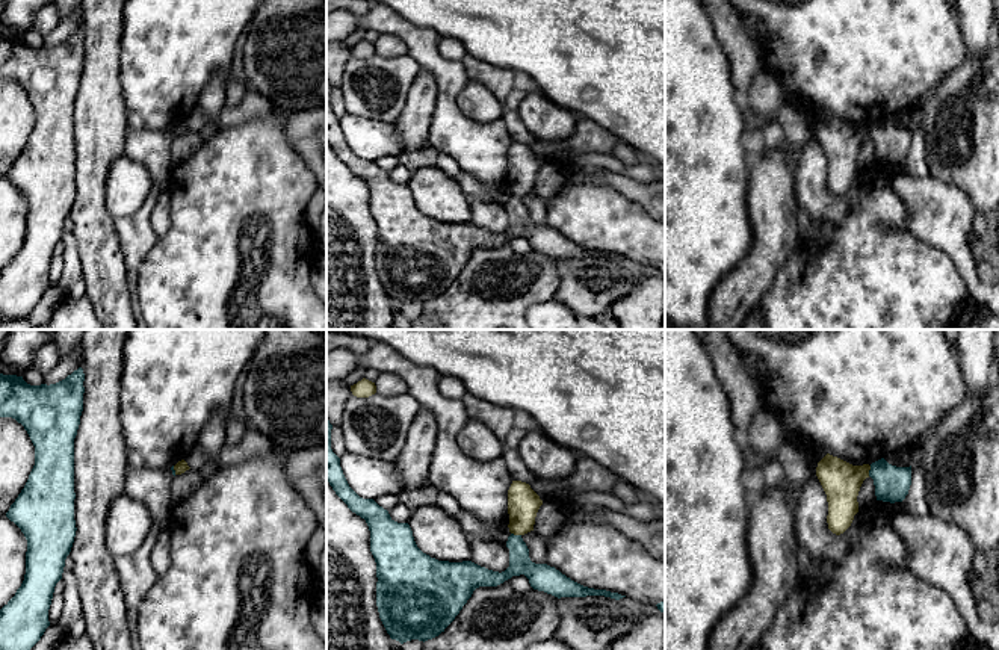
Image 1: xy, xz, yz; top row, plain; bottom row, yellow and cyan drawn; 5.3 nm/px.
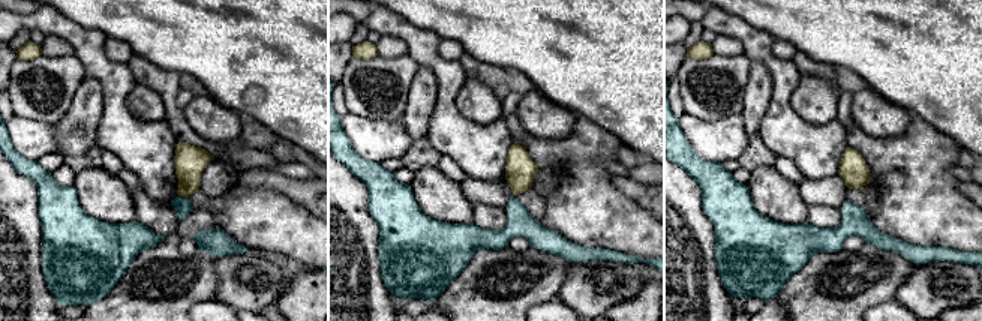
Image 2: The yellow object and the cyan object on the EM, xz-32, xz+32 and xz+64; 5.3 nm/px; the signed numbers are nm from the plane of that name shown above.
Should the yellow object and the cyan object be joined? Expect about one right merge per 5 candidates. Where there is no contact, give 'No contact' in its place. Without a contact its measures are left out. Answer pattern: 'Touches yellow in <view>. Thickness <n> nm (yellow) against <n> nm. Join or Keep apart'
Touches yellow in xz. Thickness 170 nm (yellow) against 120 nm. Keep apart

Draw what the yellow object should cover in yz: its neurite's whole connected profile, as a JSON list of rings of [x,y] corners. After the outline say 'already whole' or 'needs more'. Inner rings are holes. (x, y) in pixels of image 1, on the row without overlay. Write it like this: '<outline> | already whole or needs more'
[[[830,115],[818,124],[816,138],[827,156],[827,184],[833,195],[840,197],[851,187],[858,174],[857,157],[869,132],[869,125],[852,127]]] | already whole

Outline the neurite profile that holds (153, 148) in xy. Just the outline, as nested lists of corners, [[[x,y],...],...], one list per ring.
[[[128,130],[124,154],[148,168],[154,186],[166,187],[174,169],[171,130]]]

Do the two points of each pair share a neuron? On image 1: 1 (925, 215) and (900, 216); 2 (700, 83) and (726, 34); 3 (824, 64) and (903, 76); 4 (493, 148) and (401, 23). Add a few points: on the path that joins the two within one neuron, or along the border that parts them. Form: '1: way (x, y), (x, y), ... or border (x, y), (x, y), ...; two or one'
1: border (892, 186), (912, 213), (910, 230), (933, 245); two
2: border (708, 15), (727, 58), (732, 77); two
3: way (844, 64), (883, 64); one
4: way (460, 123), (448, 111), (448, 76), (428, 56); one

